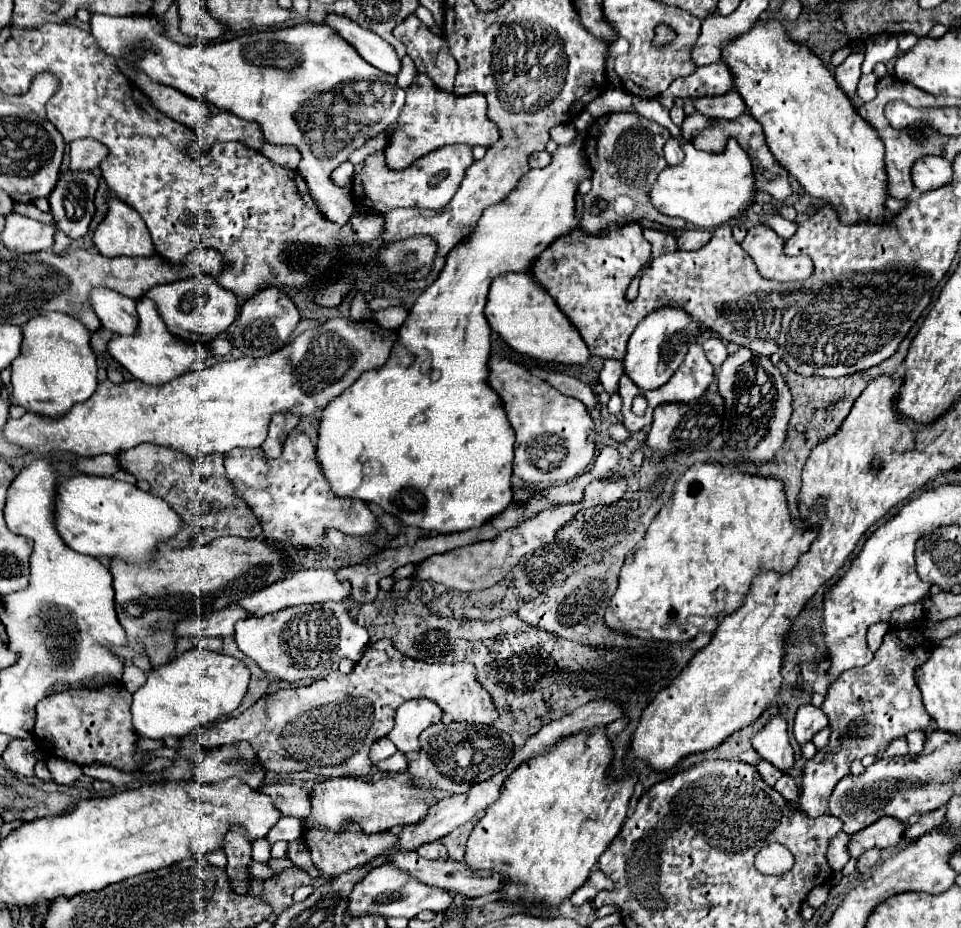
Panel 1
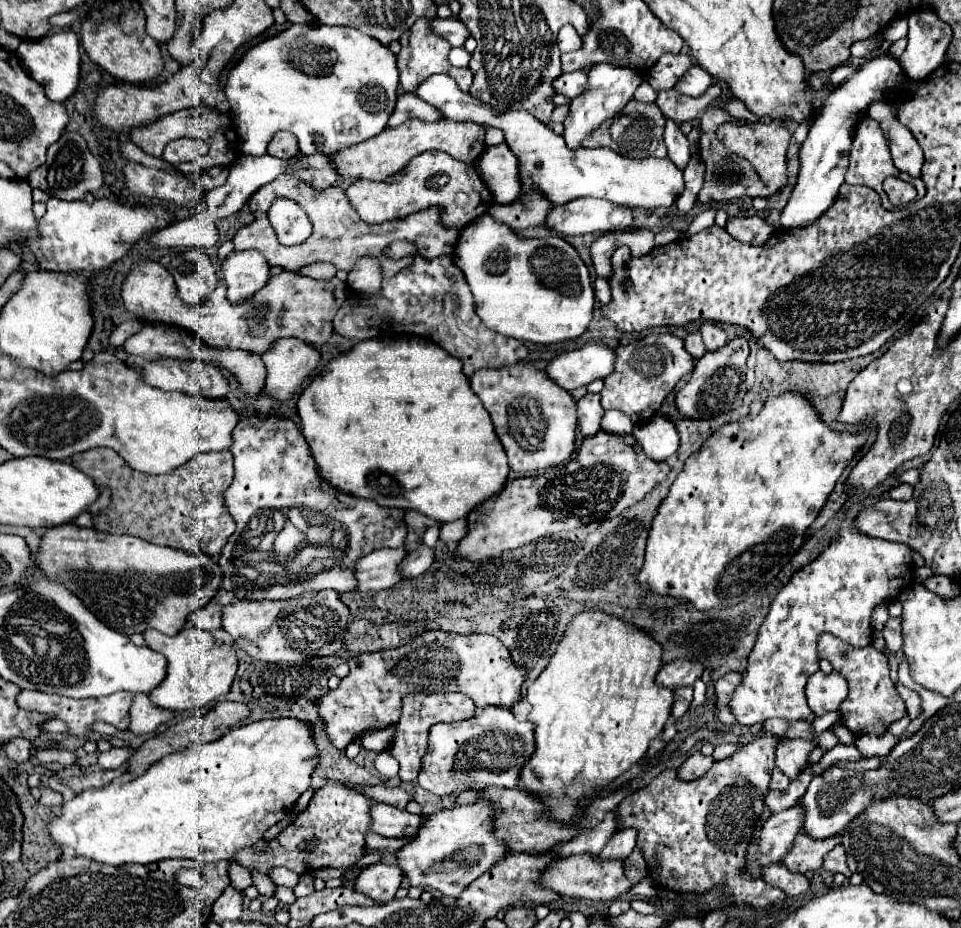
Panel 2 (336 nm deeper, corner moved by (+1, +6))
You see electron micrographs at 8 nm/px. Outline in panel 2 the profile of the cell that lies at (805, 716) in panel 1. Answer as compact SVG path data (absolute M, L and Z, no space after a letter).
M817 671L807 681L807 701L817 715L837 711L839 703L845 697L847 697L847 681L837 671L833 673Z

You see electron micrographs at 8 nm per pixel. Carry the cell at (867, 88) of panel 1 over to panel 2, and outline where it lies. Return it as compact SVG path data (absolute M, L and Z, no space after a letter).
M839 65L831 71L828 77L828 81L830 84L838 85L845 81L845 79L850 77L853 73L855 73L855 71L857 71L857 69L850 65Z

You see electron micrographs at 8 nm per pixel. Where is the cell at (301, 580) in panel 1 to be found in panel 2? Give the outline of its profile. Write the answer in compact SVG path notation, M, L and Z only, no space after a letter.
M377 549L363 559L359 559L355 575L359 581L359 591L381 591L393 587L401 581L399 563L405 559L407 549Z

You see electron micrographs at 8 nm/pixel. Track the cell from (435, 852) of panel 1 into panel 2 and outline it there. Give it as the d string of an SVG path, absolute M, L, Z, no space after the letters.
M385 803L371 805L371 829L381 837L409 837L419 829L419 819L419 815Z

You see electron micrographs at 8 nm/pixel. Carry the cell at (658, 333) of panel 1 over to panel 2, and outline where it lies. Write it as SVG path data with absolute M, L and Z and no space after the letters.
M589 343L581 349L559 353L553 357L545 373L551 381L555 381L565 391L585 387L595 379L605 379L611 373L615 355L609 347Z

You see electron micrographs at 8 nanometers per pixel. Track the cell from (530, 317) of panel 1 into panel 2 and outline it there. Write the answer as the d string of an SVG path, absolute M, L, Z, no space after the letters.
M481 215L459 231L453 259L471 287L475 313L489 329L501 335L531 343L559 343L583 335L589 321L593 319L595 293L591 287L589 271L579 259L577 251L557 235L543 239L519 237L505 223L499 223L489 215Z

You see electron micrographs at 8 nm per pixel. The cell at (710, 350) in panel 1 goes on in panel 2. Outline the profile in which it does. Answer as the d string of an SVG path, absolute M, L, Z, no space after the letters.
M693 331L685 337L685 349L687 353L693 355L693 359L701 359L705 355L705 345L703 345L703 339L701 339L701 333L699 331Z

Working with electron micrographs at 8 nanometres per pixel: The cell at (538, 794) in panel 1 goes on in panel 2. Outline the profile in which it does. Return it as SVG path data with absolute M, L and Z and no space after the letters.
M585 609L569 621L549 665L527 689L527 699L531 703L529 721L535 723L537 751L529 759L519 781L527 791L539 793L551 803L549 811L553 811L555 819L575 819L579 813L577 803L609 787L617 777L629 771L633 763L641 761L649 743L663 731L671 717L675 689L665 689L655 681L661 669L661 655L663 647L643 629L619 621L605 611Z

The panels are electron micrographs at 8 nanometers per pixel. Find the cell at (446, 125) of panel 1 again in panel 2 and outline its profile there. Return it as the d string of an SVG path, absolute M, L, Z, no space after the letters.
M413 119L397 127L387 127L387 131L379 133L375 139L369 139L359 147L341 149L329 155L329 159L335 163L335 169L343 179L385 181L387 177L401 171L405 163L409 163L423 151L443 151L457 161L473 163L479 157L479 151L483 151L483 145L485 145L485 127L477 123L457 123L449 119L443 119L439 123L423 123Z

